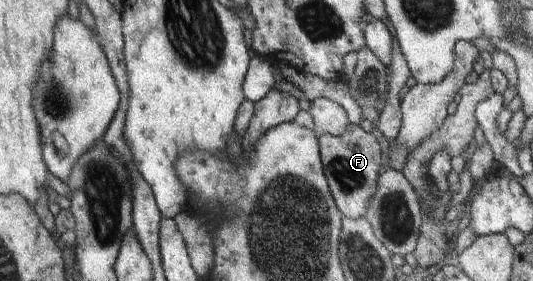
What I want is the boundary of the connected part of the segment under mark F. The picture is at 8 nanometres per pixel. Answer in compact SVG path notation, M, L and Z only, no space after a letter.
M350 122L342 136L318 132L317 138L326 180L338 210L352 220L365 218L366 208L378 192L378 176L382 171L378 140L372 132L366 132Z

